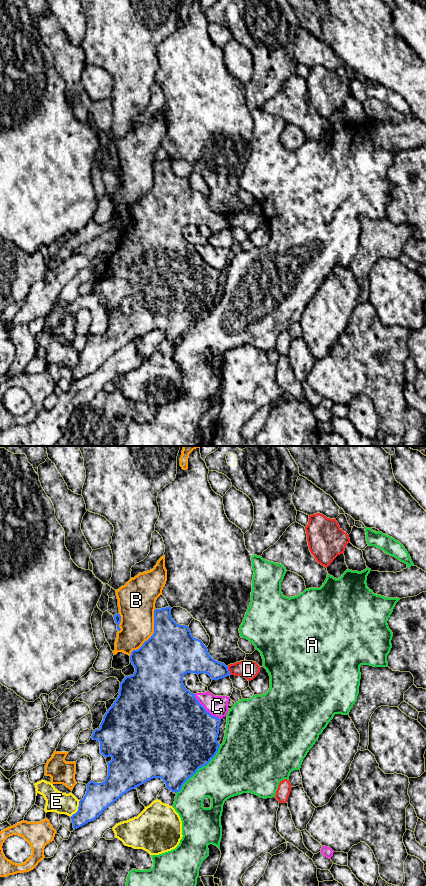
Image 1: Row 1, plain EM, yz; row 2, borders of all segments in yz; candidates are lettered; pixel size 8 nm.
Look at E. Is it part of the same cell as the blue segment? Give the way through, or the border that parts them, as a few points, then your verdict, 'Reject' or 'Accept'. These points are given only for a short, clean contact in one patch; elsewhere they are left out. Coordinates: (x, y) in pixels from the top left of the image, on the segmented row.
Boundary: yz (80, 800), (78, 809), (70, 817). Reject

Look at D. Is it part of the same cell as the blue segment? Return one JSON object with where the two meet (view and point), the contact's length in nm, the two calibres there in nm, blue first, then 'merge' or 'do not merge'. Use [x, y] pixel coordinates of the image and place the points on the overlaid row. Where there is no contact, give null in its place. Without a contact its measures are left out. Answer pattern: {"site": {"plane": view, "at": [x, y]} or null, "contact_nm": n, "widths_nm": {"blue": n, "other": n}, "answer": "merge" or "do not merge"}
{"site": {"plane": "yz", "at": [228, 670]}, "contact_nm": 80, "widths_nm": {"blue": 190, "other": 140}, "answer": "do not merge"}

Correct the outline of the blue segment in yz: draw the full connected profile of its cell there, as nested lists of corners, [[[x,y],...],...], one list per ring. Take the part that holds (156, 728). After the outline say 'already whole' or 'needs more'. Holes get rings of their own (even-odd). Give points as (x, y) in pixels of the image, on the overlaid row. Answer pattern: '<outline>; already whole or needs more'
[[[169,606],[154,610],[153,635],[130,655],[130,662],[135,668],[134,674],[125,676],[120,683],[119,695],[105,713],[100,728],[93,731],[91,738],[100,742],[100,753],[105,758],[111,756],[112,760],[107,763],[108,775],[104,782],[95,783],[91,780],[87,784],[87,791],[79,801],[78,811],[70,817],[74,830],[95,820],[123,794],[153,778],[161,778],[167,789],[179,792],[183,784],[199,768],[206,766],[218,752],[220,744],[217,738],[221,719],[207,712],[195,694],[186,689],[183,676],[187,673],[206,673],[212,680],[219,680],[231,674],[228,666],[214,660],[203,642],[192,636],[188,626],[179,625],[172,619],[171,609]]]; already whole

